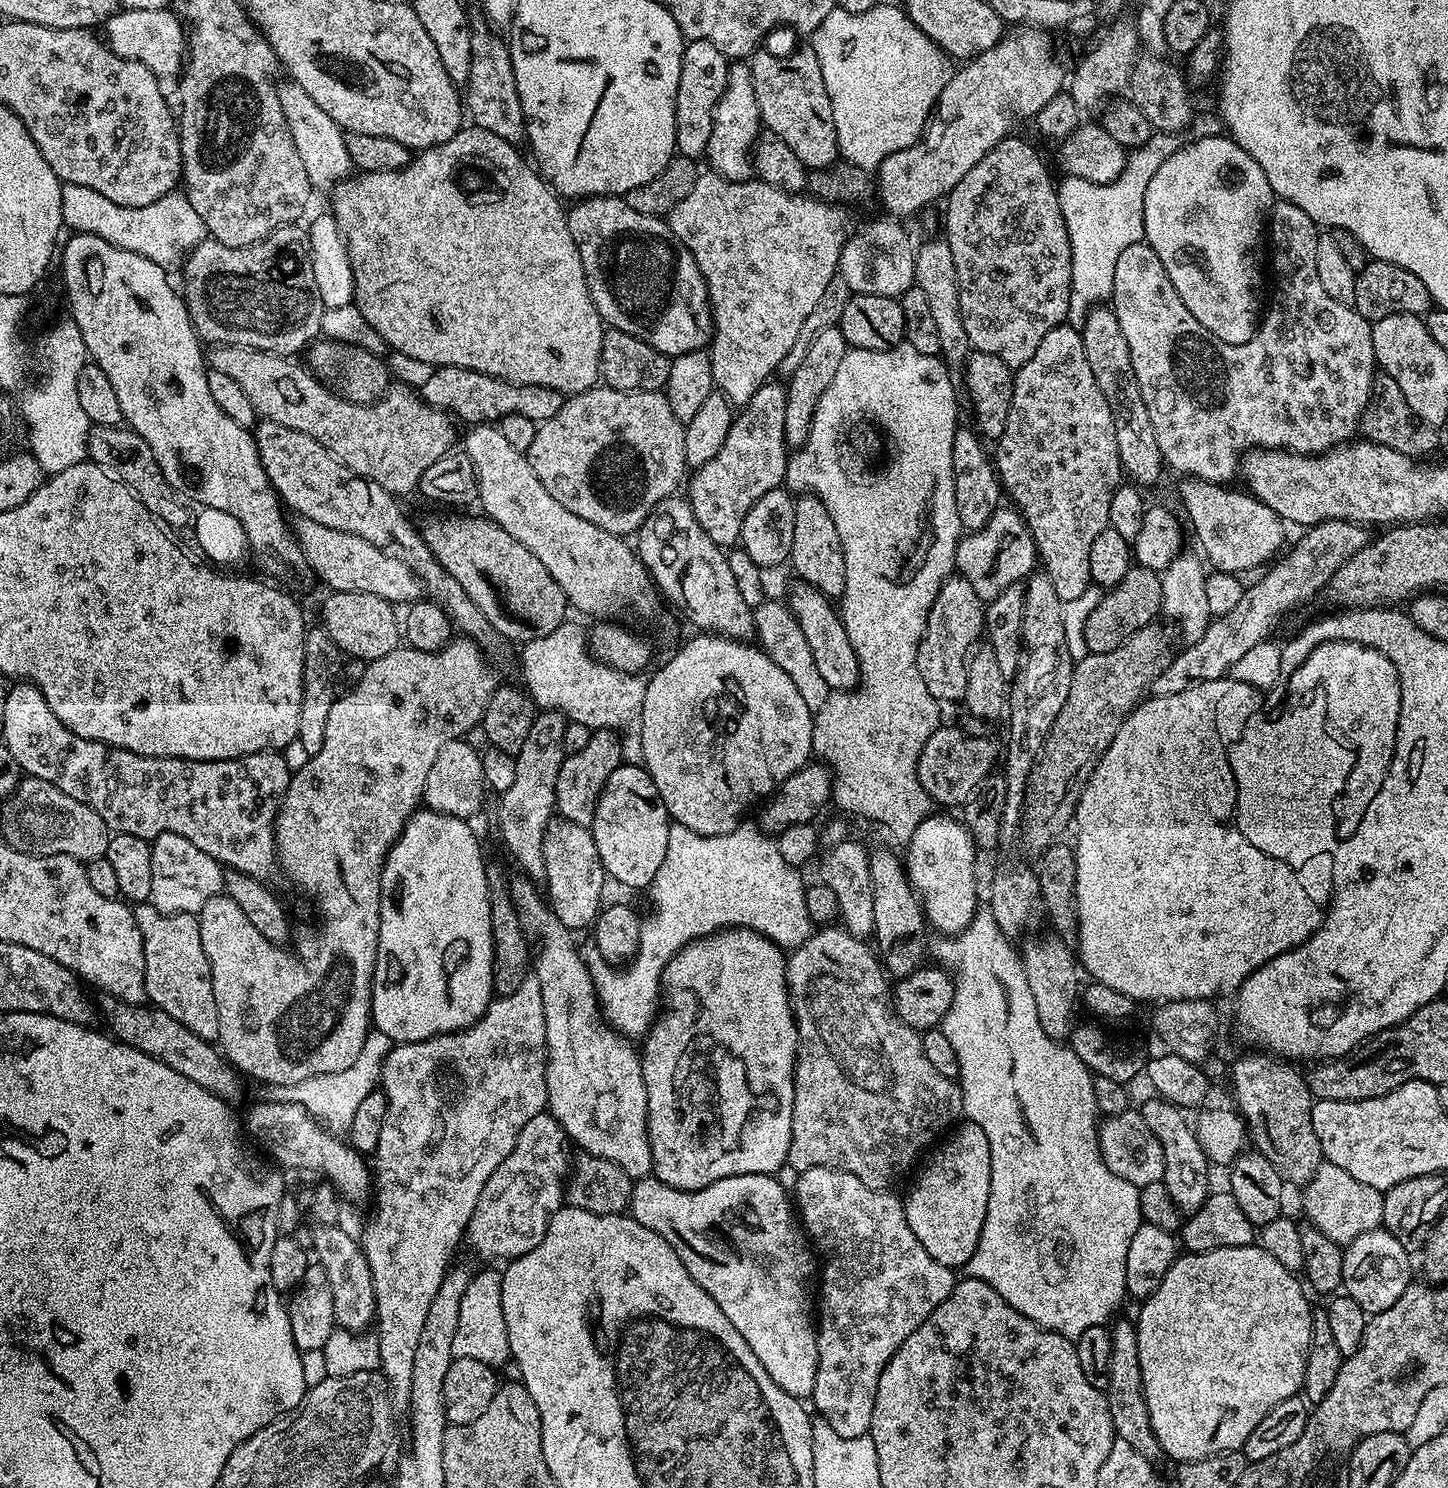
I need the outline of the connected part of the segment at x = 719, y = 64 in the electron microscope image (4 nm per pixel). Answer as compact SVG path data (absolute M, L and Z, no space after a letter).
M689 40L682 54L682 74L678 78L678 94L674 106L674 138L677 153L699 161L707 153L710 126L714 122L714 106L726 90L730 61L718 46L705 40Z

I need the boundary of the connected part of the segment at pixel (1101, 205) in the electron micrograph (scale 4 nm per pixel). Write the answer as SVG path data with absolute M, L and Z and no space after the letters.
M1153 131L1142 147L1127 153L1122 174L1109 184L1086 182L1086 178L1070 175L1059 181L1060 209L1072 251L1072 297L1067 323L1073 328L1083 329L1090 310L1111 297L1118 254L1122 254L1126 246L1134 246L1144 240L1146 186L1150 186L1150 178L1154 178L1158 166L1162 166L1162 162L1181 147L1182 140L1179 139L1179 135L1170 132Z

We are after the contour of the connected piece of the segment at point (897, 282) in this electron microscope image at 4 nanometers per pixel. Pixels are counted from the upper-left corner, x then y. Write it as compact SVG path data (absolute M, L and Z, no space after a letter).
M895 219L876 220L865 228L860 228L849 235L840 255L838 274L846 282L849 293L861 296L862 294L878 294L879 296L904 295L907 288L913 287L916 275L914 262L916 254L914 243L903 228L903 223Z

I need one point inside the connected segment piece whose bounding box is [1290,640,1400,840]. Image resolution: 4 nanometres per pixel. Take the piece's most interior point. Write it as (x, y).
(1370, 686)

